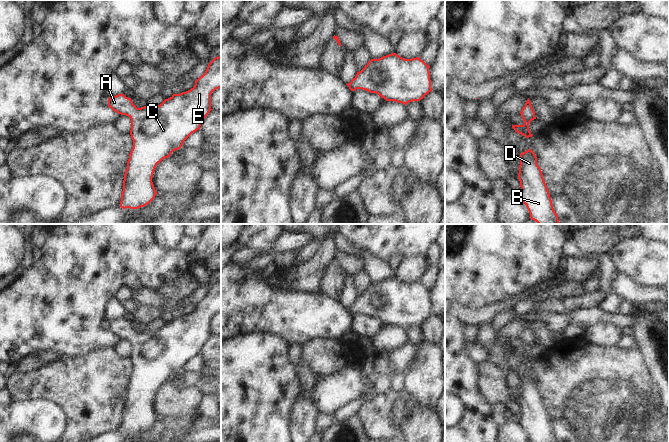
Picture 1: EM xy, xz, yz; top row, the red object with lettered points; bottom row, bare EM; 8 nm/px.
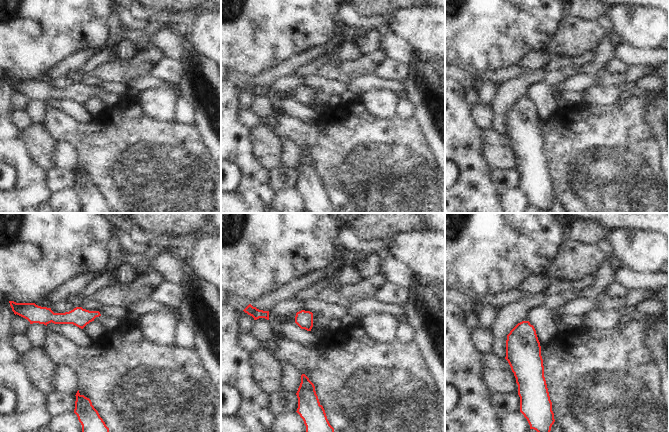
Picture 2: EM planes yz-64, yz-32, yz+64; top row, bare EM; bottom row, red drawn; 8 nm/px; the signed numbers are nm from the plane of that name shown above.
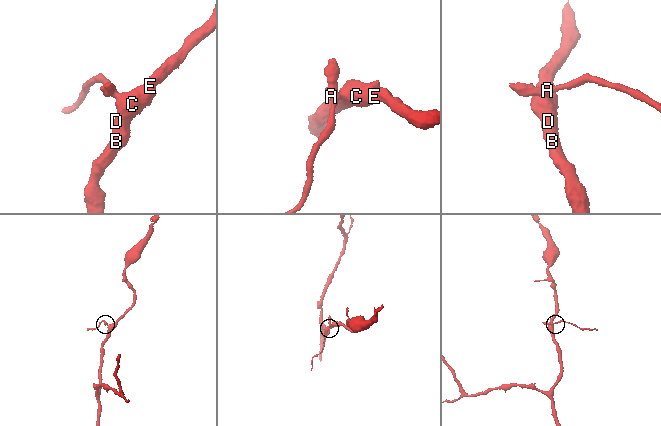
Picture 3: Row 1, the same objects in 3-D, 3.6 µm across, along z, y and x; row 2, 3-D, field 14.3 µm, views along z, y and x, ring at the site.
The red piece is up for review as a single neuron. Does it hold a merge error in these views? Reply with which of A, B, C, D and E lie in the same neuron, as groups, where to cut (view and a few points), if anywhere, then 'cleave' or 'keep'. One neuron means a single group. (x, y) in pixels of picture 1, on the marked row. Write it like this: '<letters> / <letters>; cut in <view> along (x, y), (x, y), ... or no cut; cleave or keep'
A B C D E; no cut; keep

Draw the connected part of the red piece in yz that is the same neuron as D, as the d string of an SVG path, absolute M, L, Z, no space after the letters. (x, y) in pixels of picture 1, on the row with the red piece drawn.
M531 149L520 153L518 179L520 200L526 205L530 219L538 224L560 224L541 168L537 164L537 157Z

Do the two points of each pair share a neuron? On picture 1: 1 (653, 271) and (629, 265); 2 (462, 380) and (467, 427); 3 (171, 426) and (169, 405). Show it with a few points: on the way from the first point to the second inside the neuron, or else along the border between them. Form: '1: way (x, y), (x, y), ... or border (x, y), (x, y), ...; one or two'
1: way (647, 265), (635, 265); one
2: way (468, 392), (478, 408), (478, 415); one
3: border (193, 413), (177, 416), (157, 416); two

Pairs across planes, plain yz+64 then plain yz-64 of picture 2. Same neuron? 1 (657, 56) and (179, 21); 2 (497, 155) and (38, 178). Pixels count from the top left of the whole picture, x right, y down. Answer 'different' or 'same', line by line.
1: different
2: different

